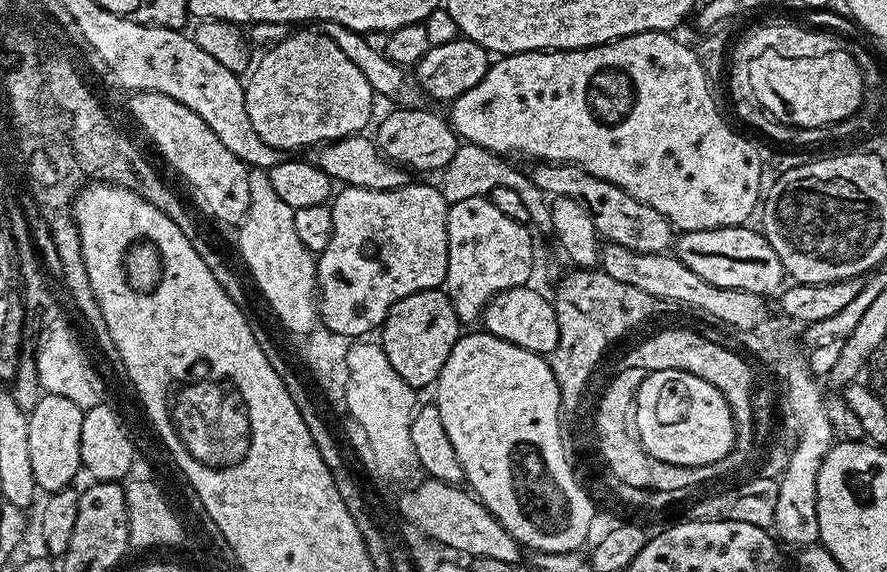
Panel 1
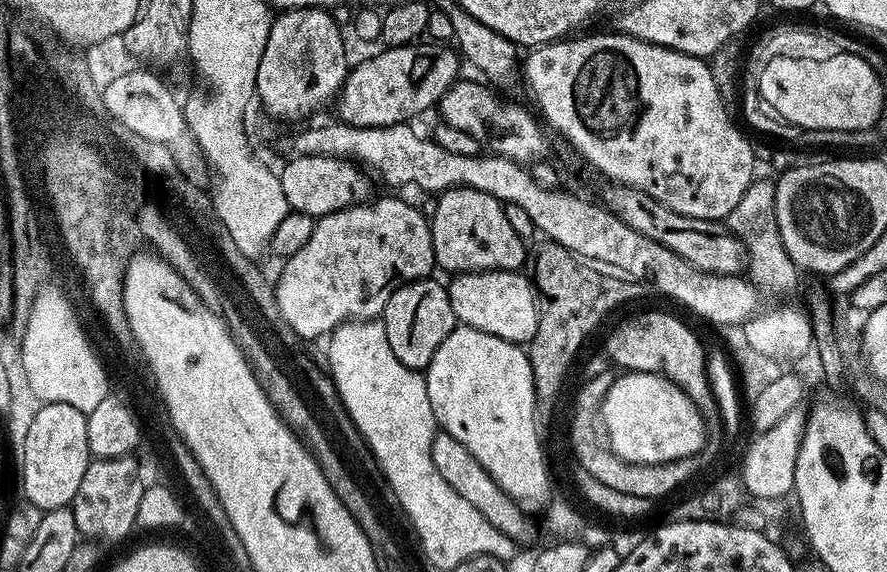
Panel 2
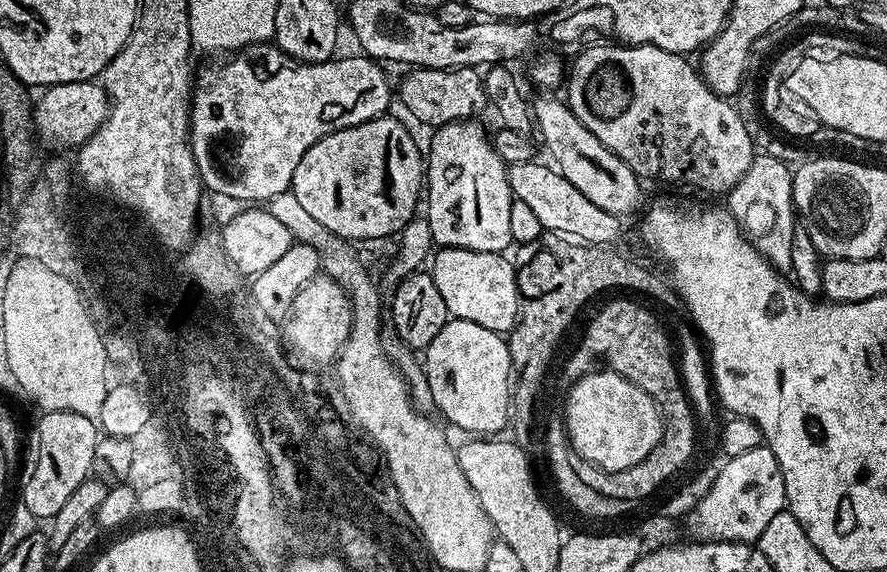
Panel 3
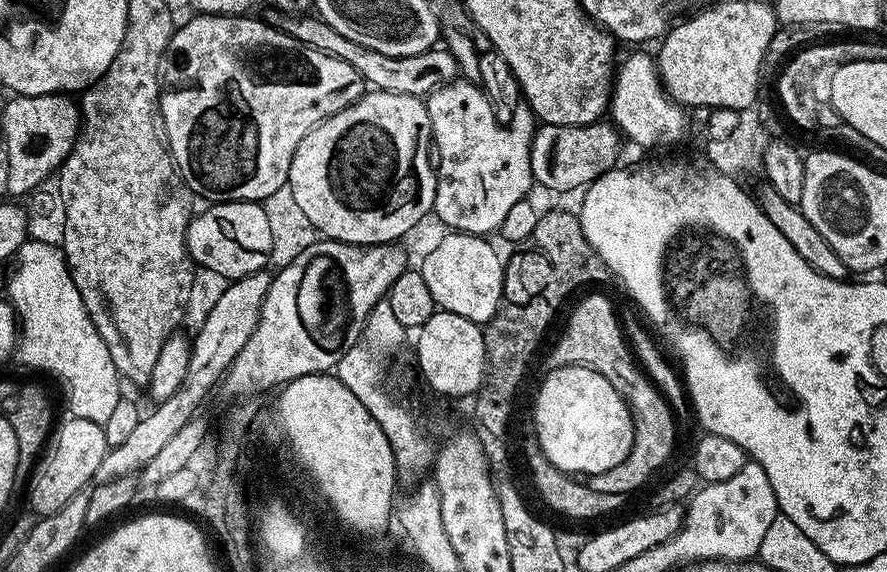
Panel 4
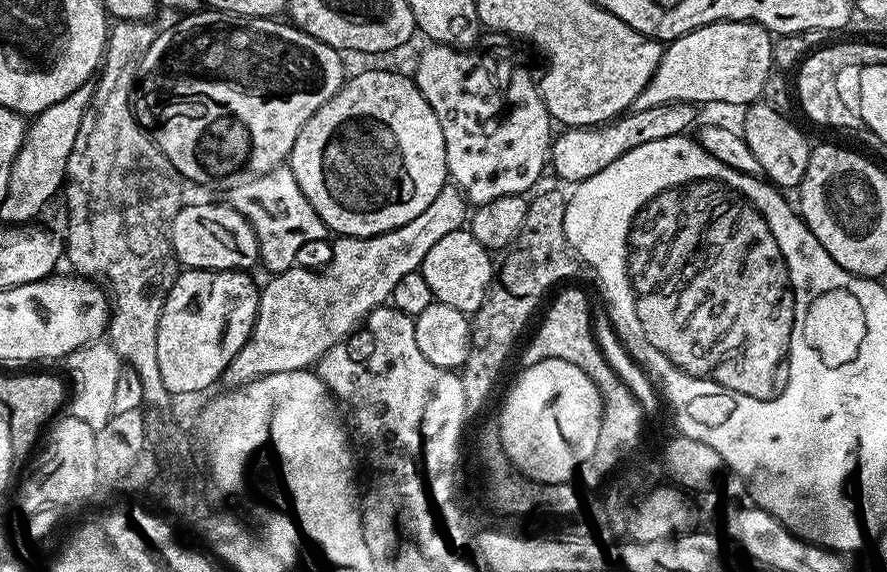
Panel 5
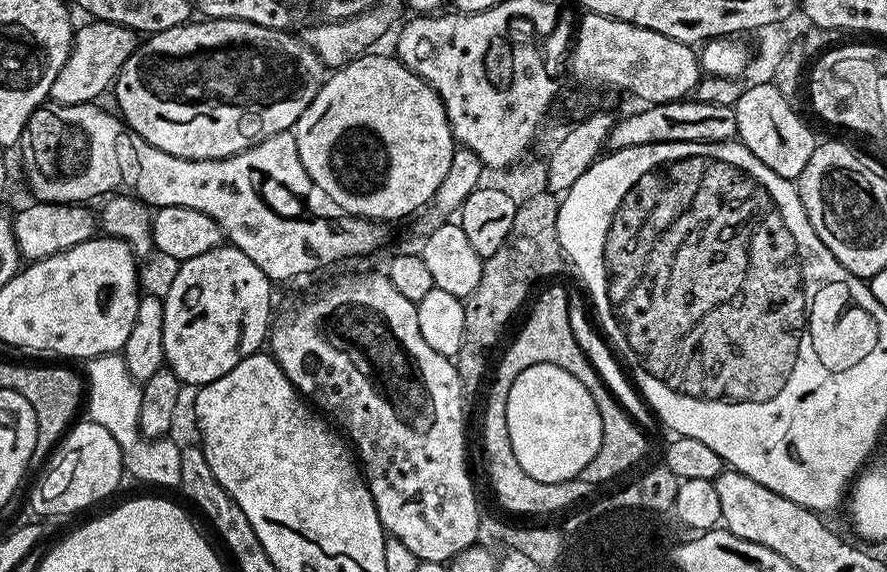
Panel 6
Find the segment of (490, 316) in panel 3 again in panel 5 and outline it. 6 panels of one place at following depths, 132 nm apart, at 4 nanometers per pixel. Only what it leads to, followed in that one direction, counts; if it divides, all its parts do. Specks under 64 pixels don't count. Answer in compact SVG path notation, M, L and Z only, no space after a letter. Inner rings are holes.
M461 230L446 234L446 238L434 242L430 254L426 254L418 270L426 278L435 303L454 306L454 310L465 314L474 314L494 284L494 260L488 256L491 256L489 249L482 247L471 231Z

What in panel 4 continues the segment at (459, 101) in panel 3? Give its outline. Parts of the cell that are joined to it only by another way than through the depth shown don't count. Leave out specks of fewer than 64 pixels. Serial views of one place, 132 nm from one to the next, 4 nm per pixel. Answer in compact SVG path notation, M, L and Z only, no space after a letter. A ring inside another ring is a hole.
M277 10L270 12L270 14L267 13L266 19L273 28L290 34L298 42L302 42L314 50L322 50L322 54L342 58L342 62L354 66L354 70L358 70L358 74L362 74L364 83L369 89L377 92L410 94L427 98L436 88L442 87L443 84L451 84L453 80L457 79L456 60L444 46L437 46L422 54L410 54L409 56L378 54L378 50L370 50L370 46L358 46L358 42L350 42L350 38L338 34L338 30L334 30L315 14L291 16Z

